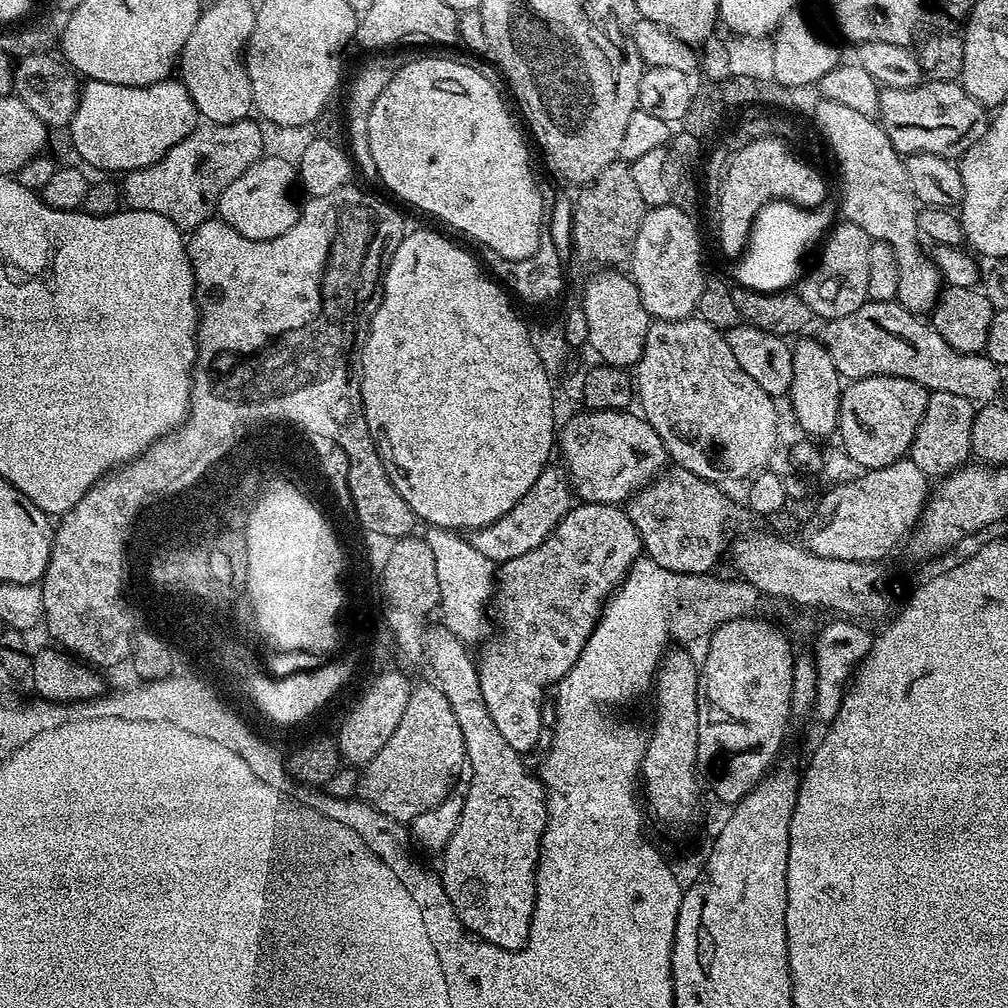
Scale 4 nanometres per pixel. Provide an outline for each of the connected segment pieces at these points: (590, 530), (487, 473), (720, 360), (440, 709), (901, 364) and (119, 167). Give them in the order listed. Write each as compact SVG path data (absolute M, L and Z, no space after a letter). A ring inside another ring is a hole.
M580 502L554 526L542 546L530 550L530 554L522 554L522 558L510 558L510 562L499 565L494 585L494 612L496 608L500 633L479 649L478 667L486 709L499 733L516 752L528 754L539 742L540 731L544 728L544 688L551 689L570 666L574 666L596 628L608 597L641 555L640 535L621 505Z
M409 231L400 244L391 249L386 271L382 276L382 295L376 305L376 312L372 315L368 337L364 339L358 356L360 393L368 428L376 438L376 447L380 449L380 455L385 461L395 471L396 468L400 471L400 476L392 476L398 494L402 494L417 521L424 523L425 520L425 525L433 528L475 530L490 526L495 520L502 518L502 514L511 510L520 501L522 494L526 494L526 490L530 490L530 486L538 482L544 469L549 467L551 460L548 459L554 456L554 445L558 440L558 428L554 424L551 410L553 377L546 372L538 358L533 333L524 325L523 318L512 309L512 304L508 301L509 293L485 271L477 257L476 260L466 249L459 248L454 241L447 240L436 232Z
M689 318L687 320L658 320L653 319L648 326L646 334L646 346L642 350L642 358L637 362L634 369L634 392L638 397L639 411L644 419L650 422L650 426L654 426L654 430L658 434L658 438L662 438L662 442L668 451L668 459L675 467L690 470L690 474L698 474L698 478L710 480L713 482L725 482L724 480L740 480L743 476L751 477L753 474L767 469L768 463L772 460L772 455L776 452L776 439L780 436L780 416L776 413L777 401L770 395L766 394L766 390L762 390L762 386L758 386L758 382L754 382L754 378L750 378L750 374L746 374L746 370L742 370L742 366L738 366L738 362L734 359L734 353L728 345L728 337L719 328L715 328L710 322L706 322L701 318Z
M418 684L412 689L410 700L406 702L406 710L402 713L402 722L390 734L386 746L370 758L368 764L363 765L360 776L359 799L371 808L381 810L392 810L388 808L412 808L411 810L423 810L433 808L440 804L453 791L452 783L456 775L462 773L466 768L466 761L469 759L469 745L464 744L462 729L458 726L458 720L454 716L448 698L436 684Z
M869 300L868 303L858 306L854 314L827 321L823 327L824 333L819 333L818 338L824 343L826 350L830 350L830 359L840 377L848 382L871 376L910 378L910 382L918 382L918 386L927 388L929 393L962 394L962 398L973 402L995 401L1004 384L1005 373L987 355L979 352L956 352L927 319L904 308L896 300Z
M85 79L80 89L80 101L74 110L70 125L72 148L92 168L101 168L101 173L127 174L158 162L182 138L186 138L198 126L198 113L186 86L179 79L160 80L150 86L118 86L110 82Z

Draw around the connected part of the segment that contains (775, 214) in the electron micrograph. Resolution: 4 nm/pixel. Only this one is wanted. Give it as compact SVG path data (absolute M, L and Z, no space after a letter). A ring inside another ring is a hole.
M784 200L768 203L755 216L747 249L737 259L736 282L743 288L759 292L789 289L801 275L800 268L806 252L813 247L814 250L827 235L835 223L835 214L837 216L838 206L832 200L824 201L818 208L802 208Z

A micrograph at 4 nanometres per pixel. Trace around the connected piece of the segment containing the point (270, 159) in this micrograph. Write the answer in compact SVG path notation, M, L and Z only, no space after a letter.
M265 154L245 172L238 174L238 178L234 178L226 190L222 190L218 205L219 219L234 226L238 234L246 234L246 238L278 238L278 234L286 234L286 230L290 230L290 226L294 226L300 216L298 200L296 204L292 197L292 187L295 189L297 184L298 172L290 162Z

